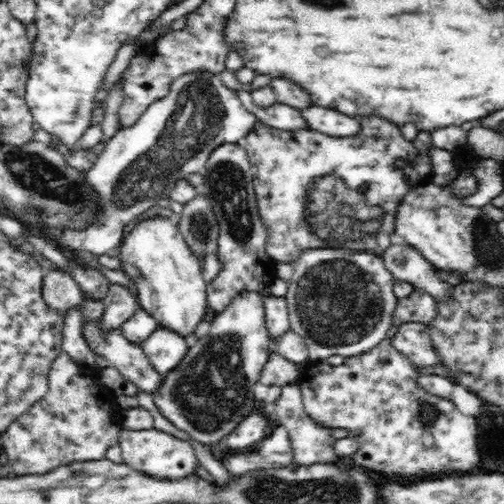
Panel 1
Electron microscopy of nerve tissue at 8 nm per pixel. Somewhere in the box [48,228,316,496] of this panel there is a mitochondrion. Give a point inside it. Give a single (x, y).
(209, 392)

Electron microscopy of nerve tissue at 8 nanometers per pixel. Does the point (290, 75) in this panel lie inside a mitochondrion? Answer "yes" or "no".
no

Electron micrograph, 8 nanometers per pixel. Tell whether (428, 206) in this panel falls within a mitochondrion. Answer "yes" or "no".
no

